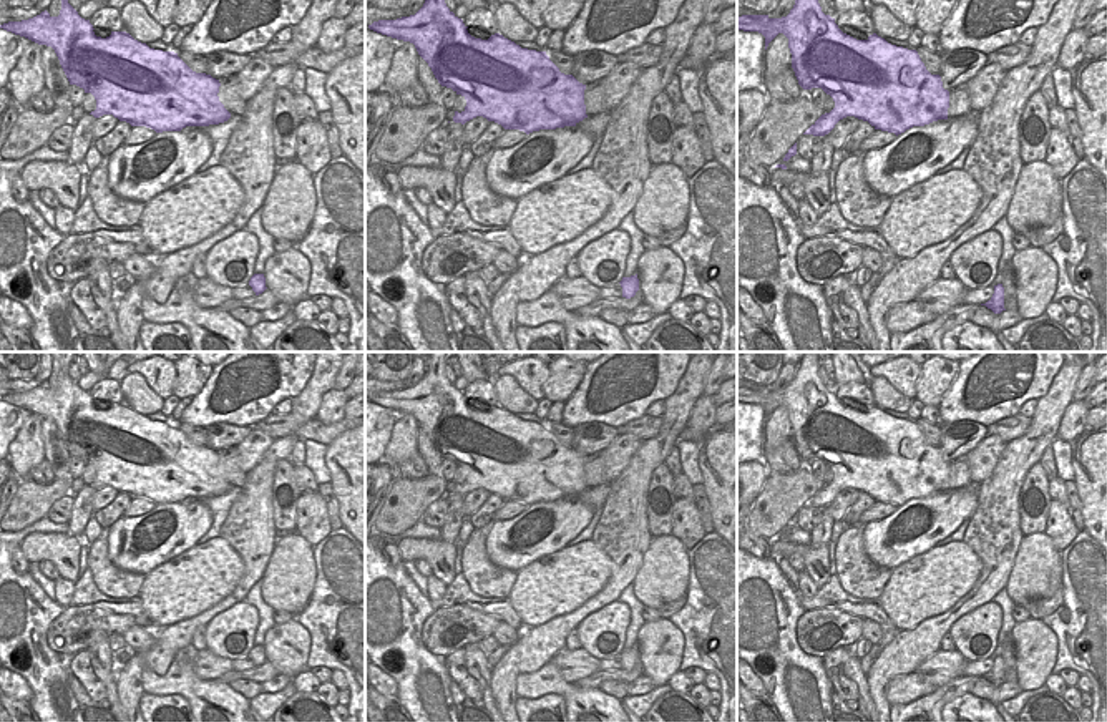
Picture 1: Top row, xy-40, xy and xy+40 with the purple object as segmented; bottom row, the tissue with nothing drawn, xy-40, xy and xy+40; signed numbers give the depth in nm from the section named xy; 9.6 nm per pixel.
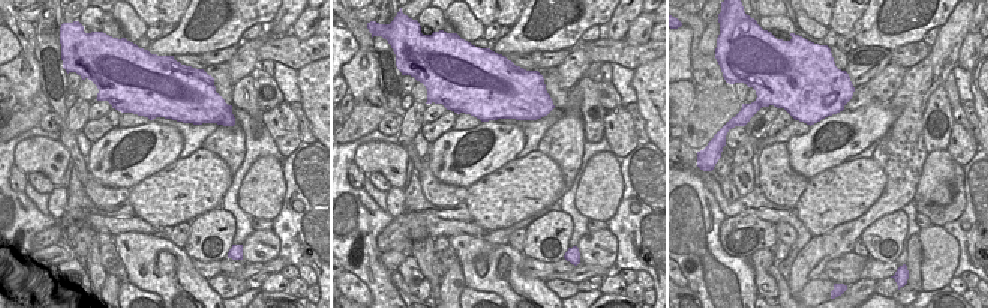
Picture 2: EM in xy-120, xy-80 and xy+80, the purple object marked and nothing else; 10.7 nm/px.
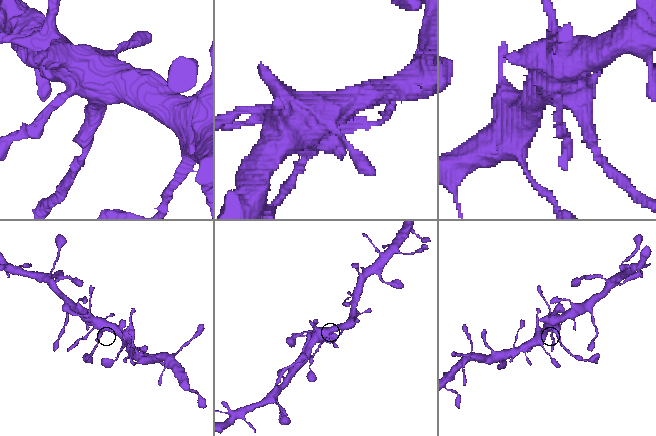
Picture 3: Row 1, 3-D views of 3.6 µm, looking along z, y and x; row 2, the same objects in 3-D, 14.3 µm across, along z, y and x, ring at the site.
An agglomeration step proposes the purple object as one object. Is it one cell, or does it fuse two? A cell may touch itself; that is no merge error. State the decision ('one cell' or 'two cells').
two cells

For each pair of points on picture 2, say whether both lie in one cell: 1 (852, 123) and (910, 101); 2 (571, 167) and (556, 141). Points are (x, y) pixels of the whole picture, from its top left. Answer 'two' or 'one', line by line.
1: two
2: one

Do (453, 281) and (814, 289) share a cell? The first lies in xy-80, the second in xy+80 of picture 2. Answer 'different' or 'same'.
different

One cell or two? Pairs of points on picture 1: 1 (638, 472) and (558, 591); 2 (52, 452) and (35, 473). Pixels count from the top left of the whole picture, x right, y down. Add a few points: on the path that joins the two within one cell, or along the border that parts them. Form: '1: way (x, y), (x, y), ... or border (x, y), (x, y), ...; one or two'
1: border (591, 538), (609, 558), (609, 575); two
2: border (45, 458), (55, 478); two

